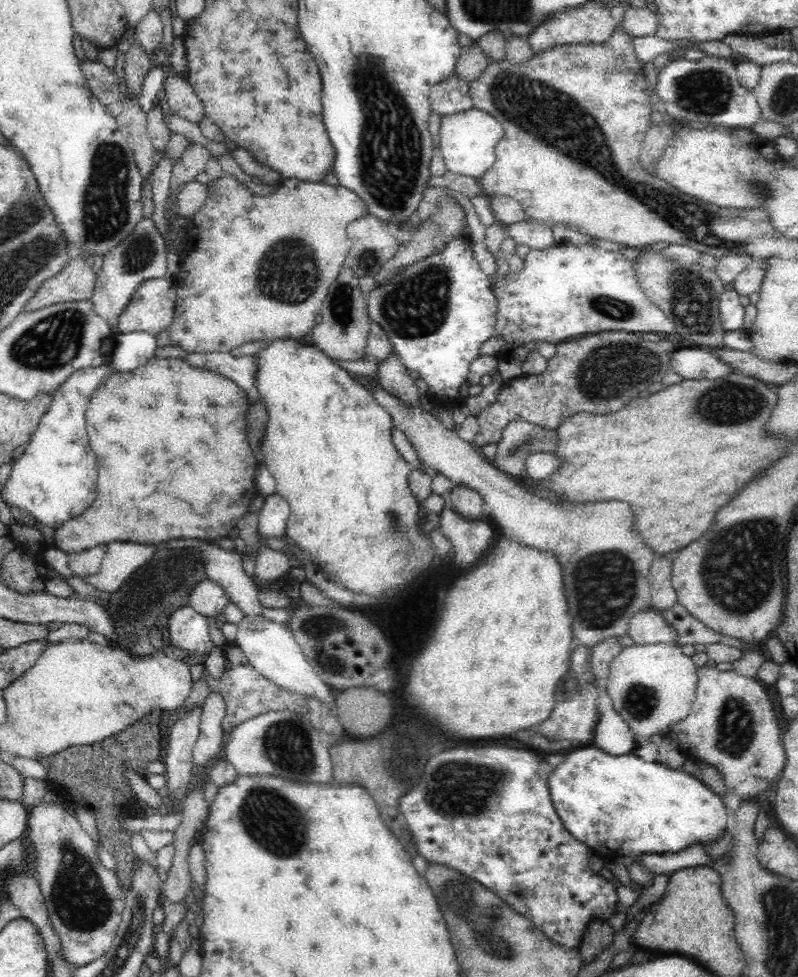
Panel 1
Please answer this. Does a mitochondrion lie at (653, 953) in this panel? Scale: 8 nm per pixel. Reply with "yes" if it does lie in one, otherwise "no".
no

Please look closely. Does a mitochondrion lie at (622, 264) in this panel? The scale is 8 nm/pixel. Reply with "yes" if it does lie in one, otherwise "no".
no

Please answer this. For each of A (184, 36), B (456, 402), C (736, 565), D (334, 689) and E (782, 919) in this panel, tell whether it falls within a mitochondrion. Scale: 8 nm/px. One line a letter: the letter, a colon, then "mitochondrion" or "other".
A: other
B: other
C: mitochondrion
D: other
E: mitochondrion

